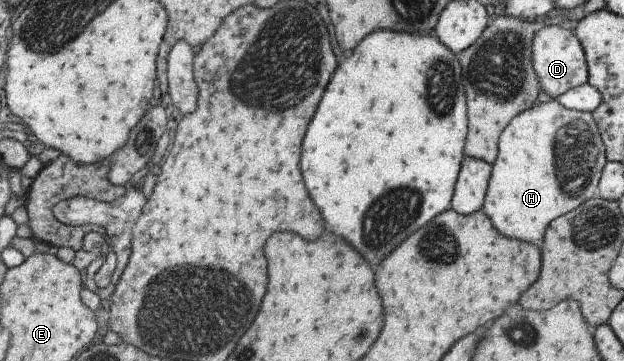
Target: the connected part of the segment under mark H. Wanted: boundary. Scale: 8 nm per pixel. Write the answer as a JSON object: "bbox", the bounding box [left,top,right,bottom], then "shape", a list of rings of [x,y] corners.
{"bbox":[483,98,605,243],"shape":[[[556,98],[533,104],[529,109],[515,115],[499,134],[497,153],[490,164],[483,212],[489,215],[489,221],[499,235],[539,243],[549,221],[575,210],[586,199],[598,197],[597,184],[605,163],[604,145],[592,114],[565,109],[557,103]]]}

